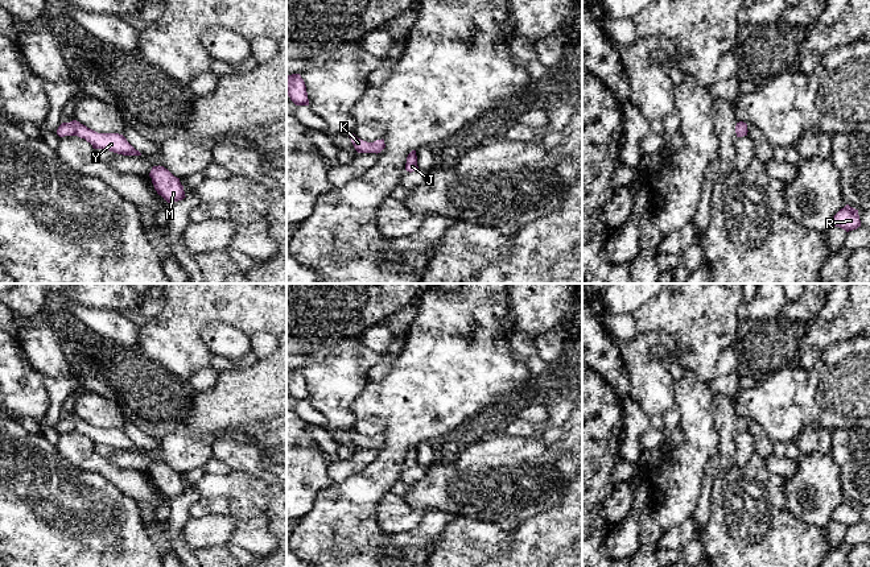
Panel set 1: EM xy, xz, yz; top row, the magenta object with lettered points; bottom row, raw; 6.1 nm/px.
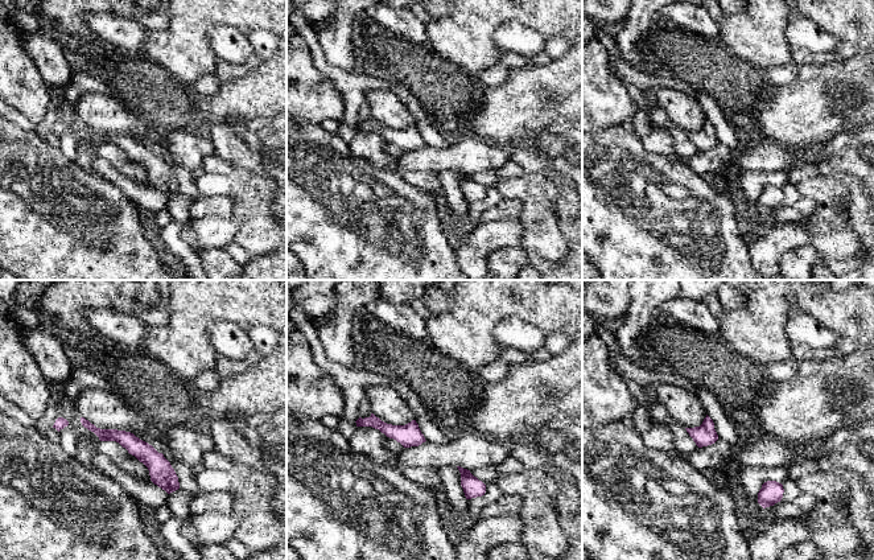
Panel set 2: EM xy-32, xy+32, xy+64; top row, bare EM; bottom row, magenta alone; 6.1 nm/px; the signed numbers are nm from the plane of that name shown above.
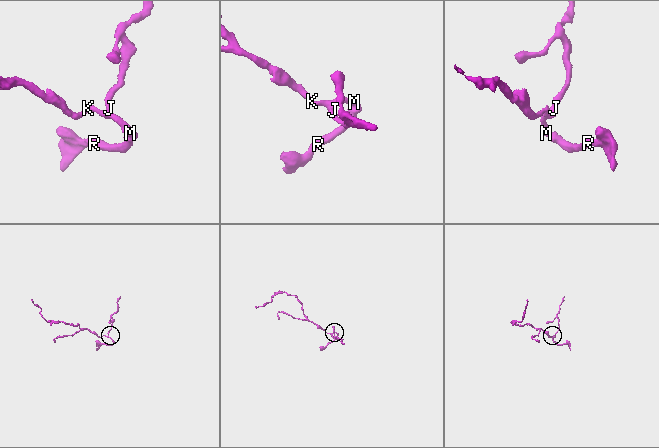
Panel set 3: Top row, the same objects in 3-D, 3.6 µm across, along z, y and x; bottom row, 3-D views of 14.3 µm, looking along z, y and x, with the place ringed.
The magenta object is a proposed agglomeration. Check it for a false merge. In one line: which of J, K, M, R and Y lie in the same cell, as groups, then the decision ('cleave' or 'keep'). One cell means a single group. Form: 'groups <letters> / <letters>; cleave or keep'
groups J K M R Y; keep

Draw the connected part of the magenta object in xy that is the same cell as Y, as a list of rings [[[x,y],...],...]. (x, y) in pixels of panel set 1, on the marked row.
[[[77,120],[62,123],[57,129],[57,134],[59,137],[78,136],[90,142],[94,149],[104,149],[123,156],[141,156],[123,134],[98,133]]]

